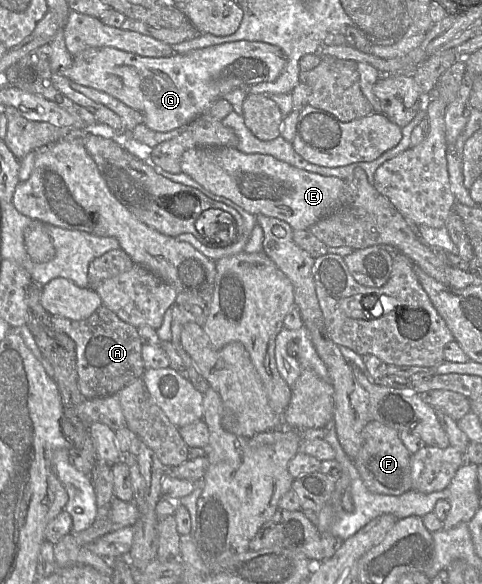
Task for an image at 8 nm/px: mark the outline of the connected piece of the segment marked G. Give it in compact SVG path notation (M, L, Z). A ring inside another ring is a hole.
M240 40L236 42L219 44L207 48L196 49L183 54L177 53L169 57L160 57L160 58L143 57L113 47L94 47L94 48L85 49L84 51L80 52L76 56L73 56L72 66L64 71L64 76L67 77L71 82L75 82L82 86L91 87L96 90L102 91L116 98L126 106L139 111L143 115L144 124L148 128L157 132L168 132L180 128L184 125L188 125L189 123L197 119L200 115L202 115L204 112L206 112L214 102L216 102L218 99L223 98L224 95L226 95L227 93L235 89L248 90L251 86L257 83L272 82L276 80L282 73L285 65L286 65L286 58L284 53L279 47L264 42L258 42L258 41Z

